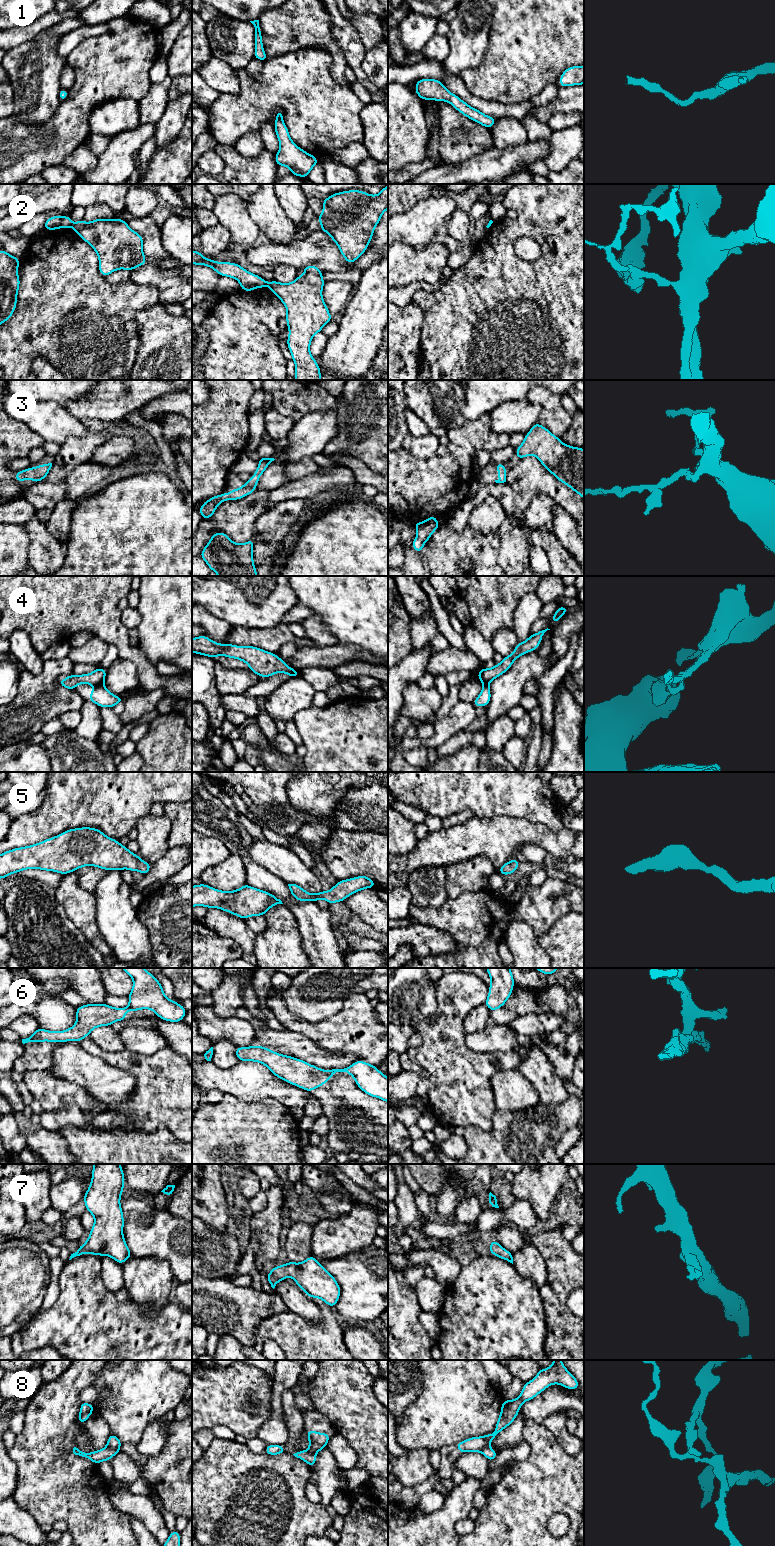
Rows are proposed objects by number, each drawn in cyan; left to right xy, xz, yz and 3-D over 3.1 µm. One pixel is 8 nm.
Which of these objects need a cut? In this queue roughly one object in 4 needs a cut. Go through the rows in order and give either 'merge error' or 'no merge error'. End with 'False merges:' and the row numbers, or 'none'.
1: no merge error
2: merge error
3: no merge error
4: merge error
5: no merge error
6: merge error
7: no merge error
8: merge error
False merges: 2, 4, 6, 8

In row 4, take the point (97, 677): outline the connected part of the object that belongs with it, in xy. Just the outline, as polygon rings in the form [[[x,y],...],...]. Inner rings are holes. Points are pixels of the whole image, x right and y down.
[[[97,667],[92,673],[89,674],[69,675],[67,678],[60,680],[58,684],[72,691],[79,684],[90,684],[97,686],[100,684],[104,684],[106,674],[106,669],[101,669]]]

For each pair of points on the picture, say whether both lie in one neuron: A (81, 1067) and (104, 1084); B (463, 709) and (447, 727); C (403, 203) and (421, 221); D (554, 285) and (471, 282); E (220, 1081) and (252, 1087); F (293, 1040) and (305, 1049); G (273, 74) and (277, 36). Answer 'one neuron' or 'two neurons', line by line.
A: one neuron
B: one neuron
C: two neurons
D: one neuron
E: one neuron
F: one neuron
G: two neurons

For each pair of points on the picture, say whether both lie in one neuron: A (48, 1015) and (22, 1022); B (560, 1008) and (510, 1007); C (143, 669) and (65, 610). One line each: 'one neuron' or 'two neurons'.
A: two neurons
B: one neuron
C: one neuron

